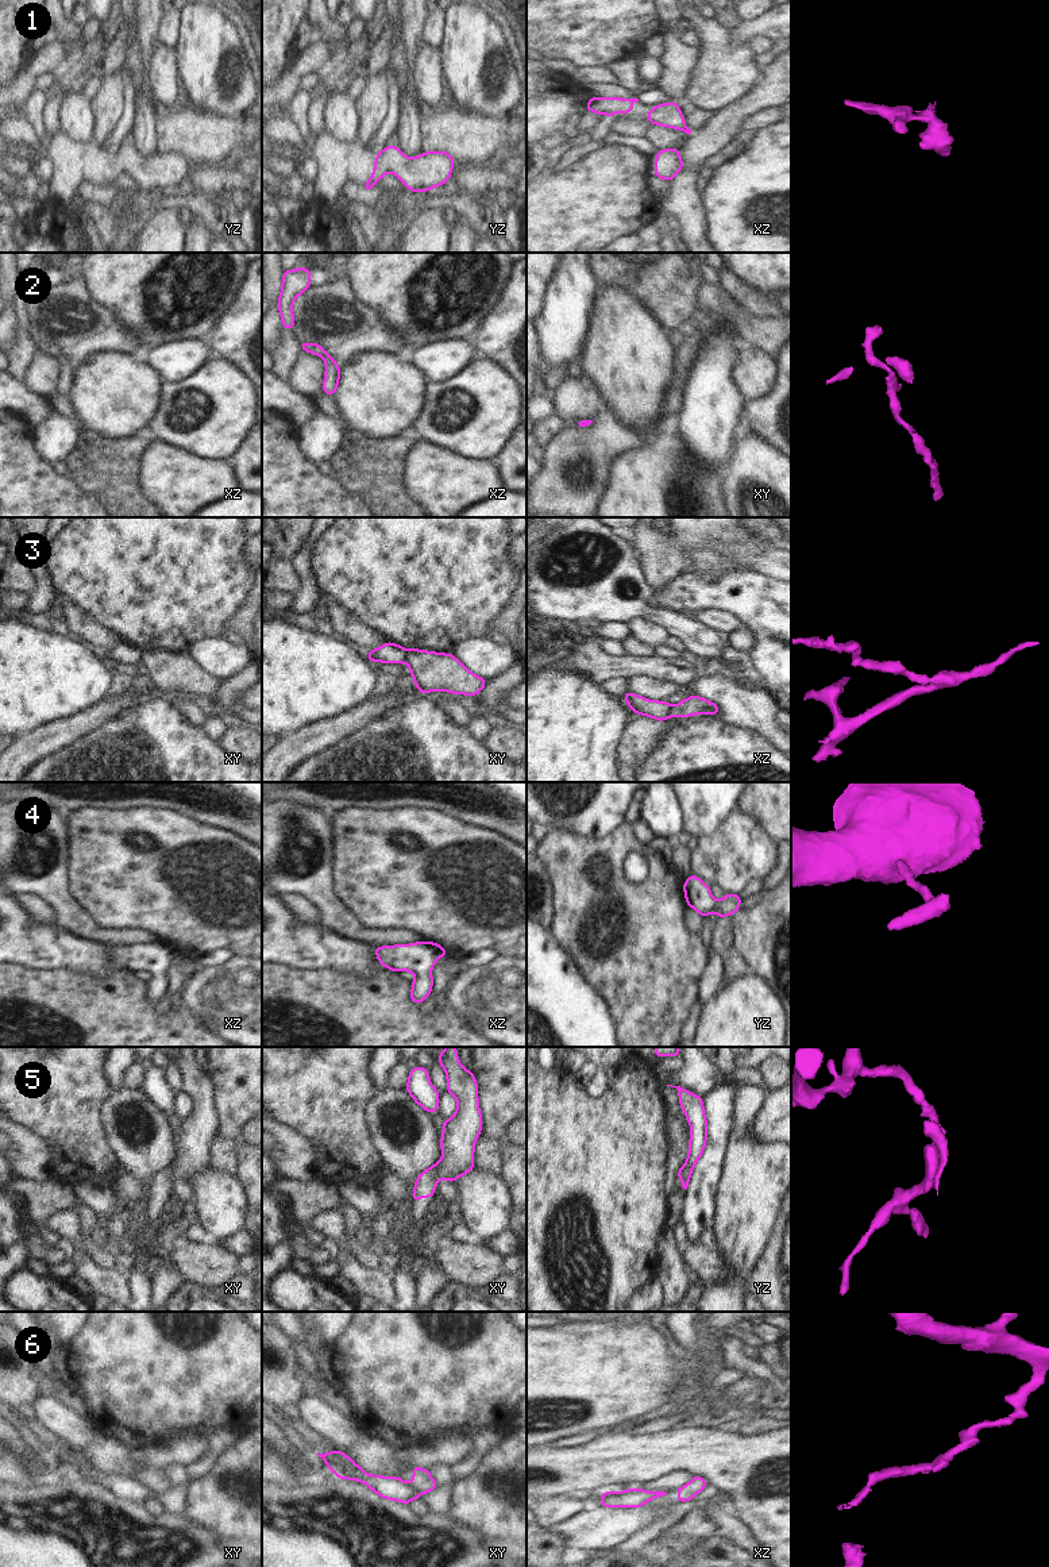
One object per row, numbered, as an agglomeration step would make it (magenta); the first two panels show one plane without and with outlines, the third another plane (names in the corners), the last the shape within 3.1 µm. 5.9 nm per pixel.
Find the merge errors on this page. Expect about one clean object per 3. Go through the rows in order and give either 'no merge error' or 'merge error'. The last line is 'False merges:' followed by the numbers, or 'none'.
1: no merge error
2: no merge error
3: merge error
4: no merge error
5: merge error
6: merge error
False merges: 3, 5, 6

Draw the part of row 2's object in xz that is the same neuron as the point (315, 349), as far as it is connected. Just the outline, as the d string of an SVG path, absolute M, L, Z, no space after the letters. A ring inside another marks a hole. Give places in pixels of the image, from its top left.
M300 340L302 351L309 351L311 354L319 355L325 361L325 377L323 382L323 392L333 396L339 385L340 367L336 365L335 359L324 351L324 349L317 343L305 343Z

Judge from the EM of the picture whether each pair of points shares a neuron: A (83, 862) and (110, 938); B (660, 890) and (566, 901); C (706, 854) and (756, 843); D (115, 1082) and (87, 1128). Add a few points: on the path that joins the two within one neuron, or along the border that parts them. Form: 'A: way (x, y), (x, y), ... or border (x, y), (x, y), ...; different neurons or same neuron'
A: border (83, 908), (103, 927), (139, 928); different neurons
B: way (628, 888), (600, 850), (581, 869); same neuron
C: way (718, 854), (744, 854); same neuron
D: border (104, 1061), (104, 1077), (114, 1092); different neurons

